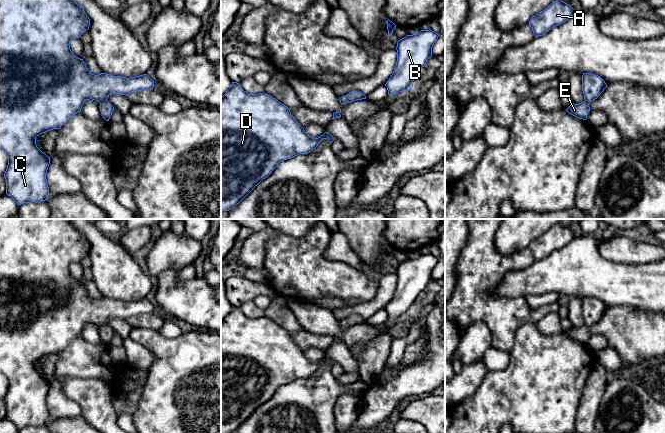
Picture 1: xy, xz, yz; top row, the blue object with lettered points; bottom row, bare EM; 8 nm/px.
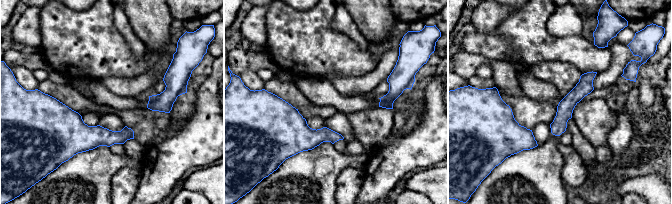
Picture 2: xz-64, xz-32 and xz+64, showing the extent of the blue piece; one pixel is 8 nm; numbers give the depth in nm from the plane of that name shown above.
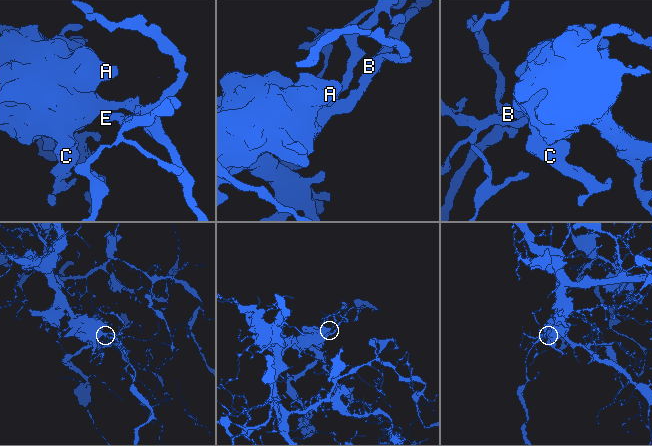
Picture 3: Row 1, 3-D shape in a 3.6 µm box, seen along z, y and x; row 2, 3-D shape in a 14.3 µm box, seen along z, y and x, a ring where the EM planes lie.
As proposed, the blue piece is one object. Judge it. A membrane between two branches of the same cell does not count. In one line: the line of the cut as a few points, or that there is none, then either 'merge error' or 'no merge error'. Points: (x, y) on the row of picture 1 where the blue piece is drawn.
cut in xy along (107, 101), (100, 103); merge error

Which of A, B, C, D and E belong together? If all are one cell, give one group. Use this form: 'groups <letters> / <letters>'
groups A B C D / E

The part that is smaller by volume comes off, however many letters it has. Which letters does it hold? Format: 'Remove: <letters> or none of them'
Remove: E

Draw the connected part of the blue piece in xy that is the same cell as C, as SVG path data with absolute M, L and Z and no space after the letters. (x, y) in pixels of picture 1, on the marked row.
M0 0L0 149L8 156L4 173L6 194L18 206L42 202L49 197L46 173L50 157L37 147L37 136L59 129L81 111L86 100L107 102L111 94L127 96L154 87L154 81L147 74L130 78L107 73L92 74L83 59L72 53L69 45L72 39L80 38L89 26L89 17L74 0Z

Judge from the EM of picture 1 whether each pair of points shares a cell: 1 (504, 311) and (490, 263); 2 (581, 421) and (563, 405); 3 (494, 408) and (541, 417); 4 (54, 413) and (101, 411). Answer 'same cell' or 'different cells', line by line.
1: same cell
2: different cells
3: same cell
4: different cells

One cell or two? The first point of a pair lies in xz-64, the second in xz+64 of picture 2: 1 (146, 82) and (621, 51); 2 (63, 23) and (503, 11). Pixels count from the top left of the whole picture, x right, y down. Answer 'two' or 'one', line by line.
1: one
2: two

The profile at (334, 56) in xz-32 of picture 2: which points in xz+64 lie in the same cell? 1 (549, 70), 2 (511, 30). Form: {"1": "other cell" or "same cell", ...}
{"1": "other cell", "2": "same cell"}

